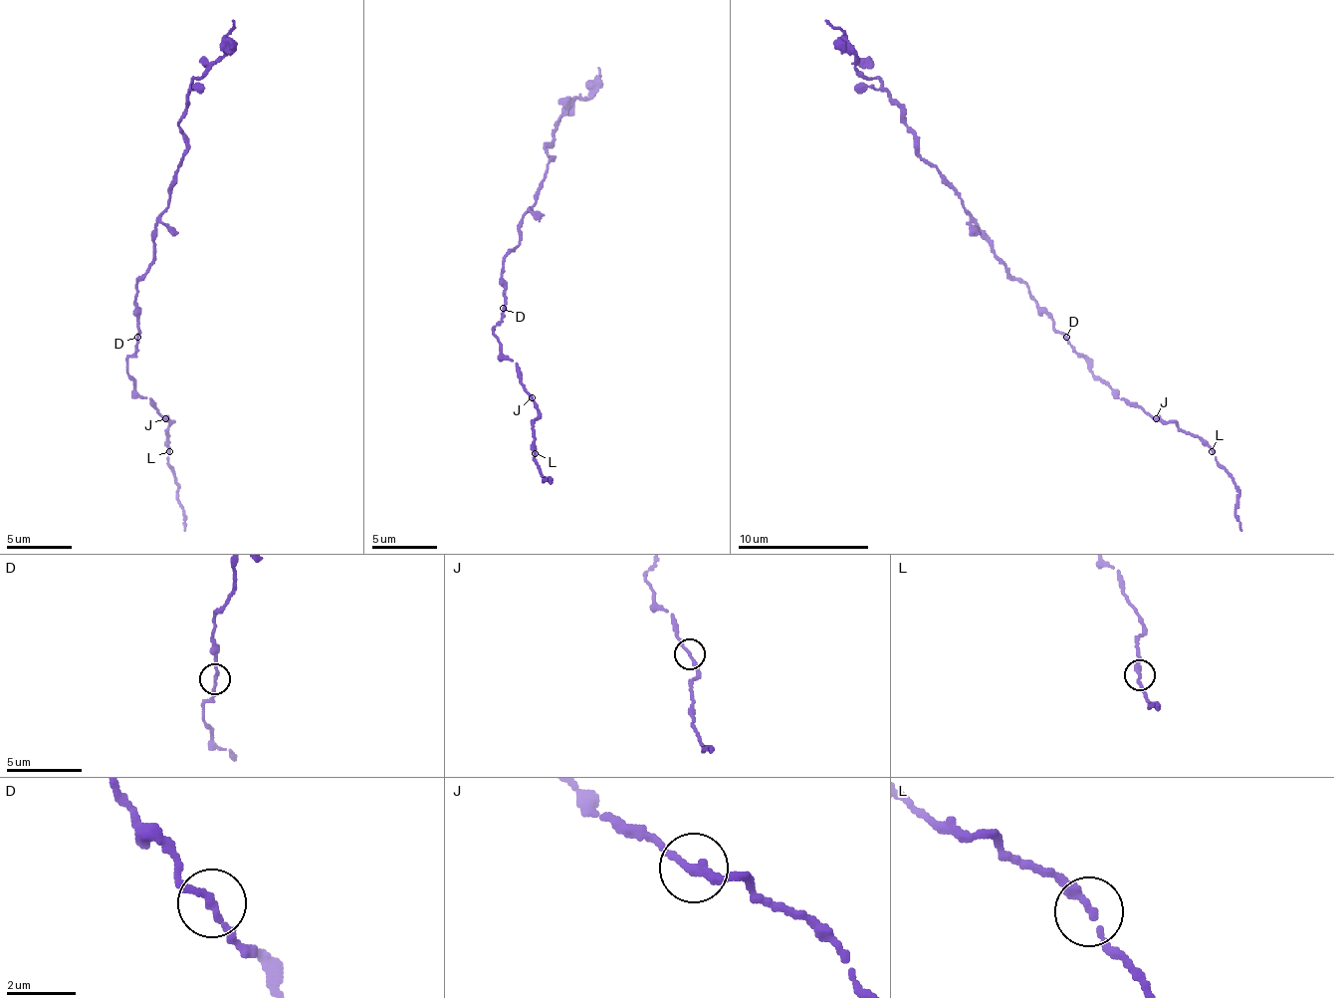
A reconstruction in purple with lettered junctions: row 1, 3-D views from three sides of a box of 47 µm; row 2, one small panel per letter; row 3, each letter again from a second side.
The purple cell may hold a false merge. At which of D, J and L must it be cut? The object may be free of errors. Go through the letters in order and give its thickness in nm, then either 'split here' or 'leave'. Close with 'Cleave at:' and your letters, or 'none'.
D: 240 nm thick; leave
J: 240 nm thick; leave
L: 260 nm thick; leave
Cleave at: none

